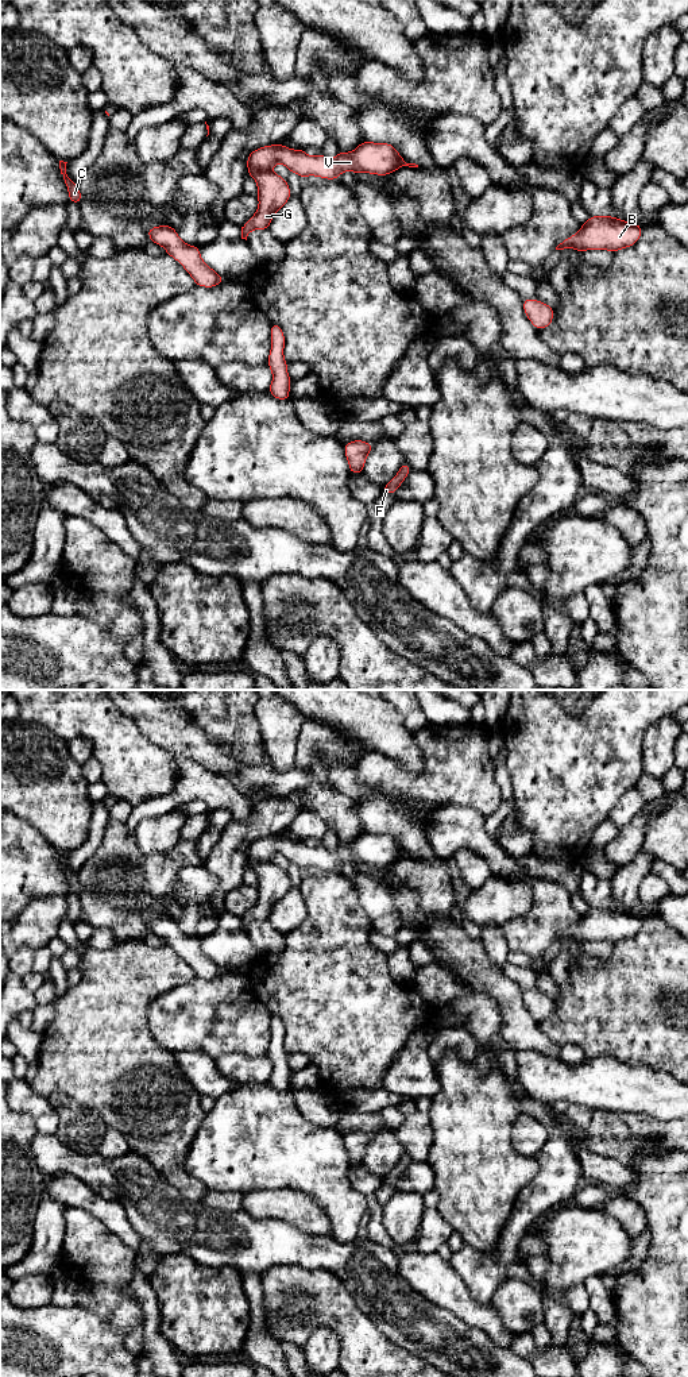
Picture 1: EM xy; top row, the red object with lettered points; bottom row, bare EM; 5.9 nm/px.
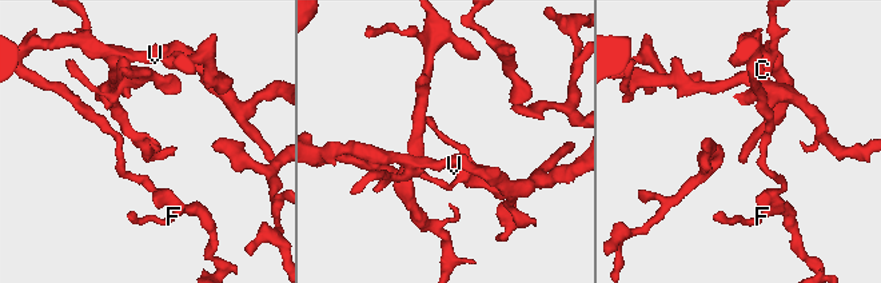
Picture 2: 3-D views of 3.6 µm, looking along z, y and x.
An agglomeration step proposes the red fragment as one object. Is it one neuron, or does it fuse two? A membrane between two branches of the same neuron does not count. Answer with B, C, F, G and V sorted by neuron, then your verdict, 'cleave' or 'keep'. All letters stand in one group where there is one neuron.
B C F V / G | cleave

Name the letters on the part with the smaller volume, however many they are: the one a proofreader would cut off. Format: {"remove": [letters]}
{"remove": ["B", "C", "F", "V"]}

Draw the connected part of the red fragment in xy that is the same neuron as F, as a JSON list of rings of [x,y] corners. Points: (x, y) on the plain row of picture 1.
[[[405,1153],[397,1166],[383,1177],[383,1185],[394,1185],[410,1162],[410,1157]]]

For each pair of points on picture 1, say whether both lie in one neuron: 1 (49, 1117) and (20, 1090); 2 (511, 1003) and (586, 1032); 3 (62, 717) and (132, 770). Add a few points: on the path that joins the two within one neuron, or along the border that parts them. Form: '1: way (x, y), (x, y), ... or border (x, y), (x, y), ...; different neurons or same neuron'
1: way (42, 1111), (27, 1096); same neuron
2: border (537, 1021), (541, 1030), (557, 1046); different neurons
3: way (80, 717), (115, 752); same neuron

